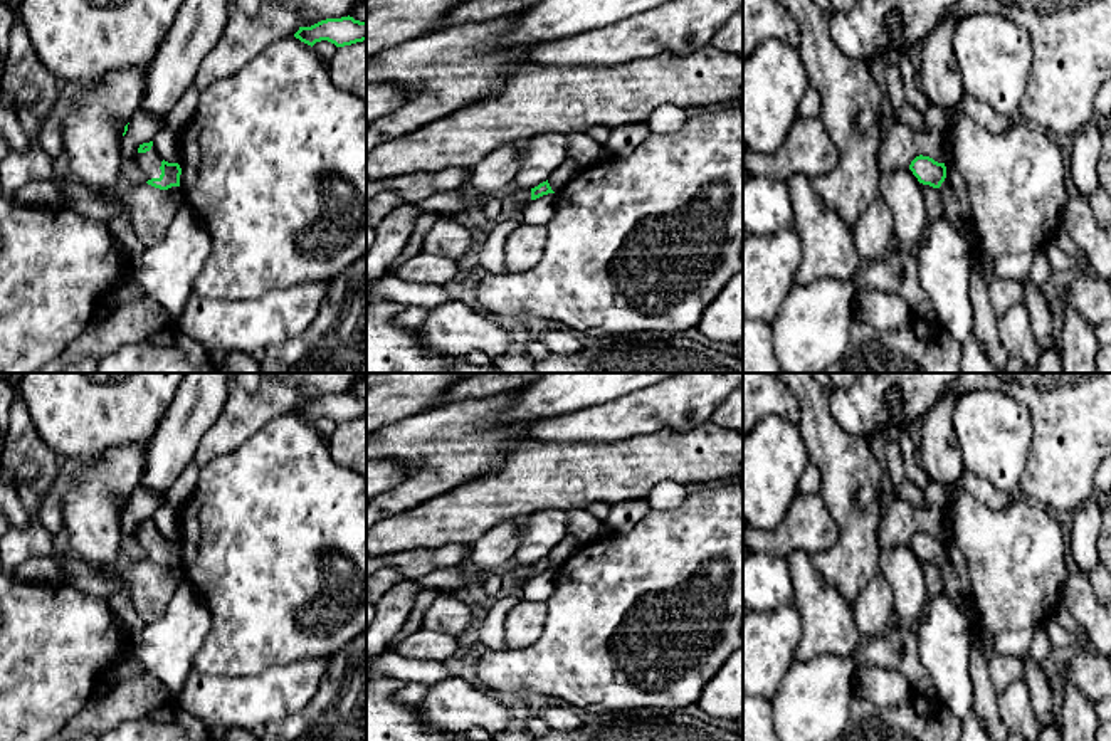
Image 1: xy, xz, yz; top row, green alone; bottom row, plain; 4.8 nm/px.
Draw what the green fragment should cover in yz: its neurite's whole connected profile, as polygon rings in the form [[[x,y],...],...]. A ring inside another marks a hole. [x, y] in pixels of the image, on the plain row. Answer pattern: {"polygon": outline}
{"polygon": [[[923,531],[916,533],[911,538],[909,546],[918,554],[919,560],[929,561],[933,565],[940,565],[946,554],[945,539],[938,539],[933,534]]]}

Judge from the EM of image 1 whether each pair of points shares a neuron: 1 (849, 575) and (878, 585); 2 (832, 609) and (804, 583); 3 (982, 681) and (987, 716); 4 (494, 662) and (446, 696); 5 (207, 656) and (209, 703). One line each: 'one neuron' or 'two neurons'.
1: two neurons
2: one neuron
3: one neuron
4: two neurons
5: two neurons

